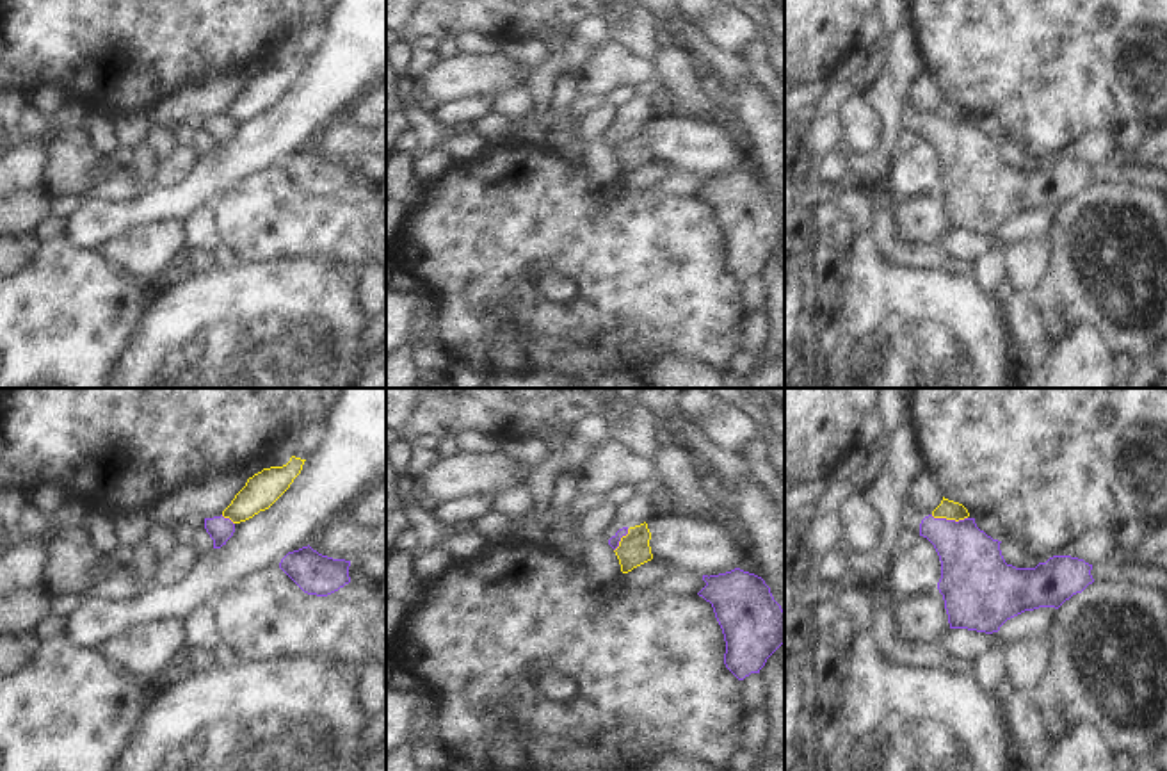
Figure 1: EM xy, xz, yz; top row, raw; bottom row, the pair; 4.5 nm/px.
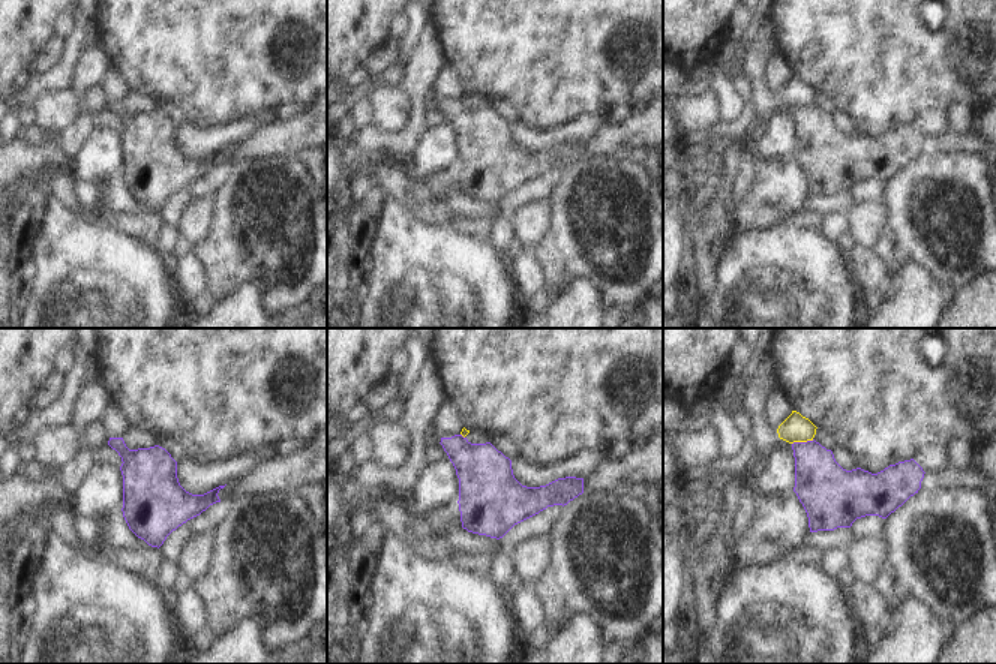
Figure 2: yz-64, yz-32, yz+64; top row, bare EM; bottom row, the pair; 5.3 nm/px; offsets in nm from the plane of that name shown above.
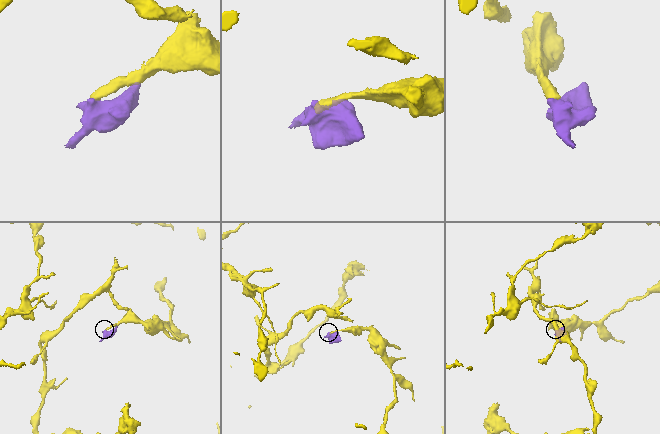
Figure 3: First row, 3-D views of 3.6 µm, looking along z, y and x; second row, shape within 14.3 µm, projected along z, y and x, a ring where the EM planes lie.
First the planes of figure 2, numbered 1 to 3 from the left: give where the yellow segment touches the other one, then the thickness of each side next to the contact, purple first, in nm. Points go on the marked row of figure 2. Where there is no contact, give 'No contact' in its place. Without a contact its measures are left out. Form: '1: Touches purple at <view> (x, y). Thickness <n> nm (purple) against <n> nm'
1: No contact
2: Touches purple at yz-32 (462, 436). Thickness 300 nm (purple) against 40 nm
3: Touches purple at yz+64 (803, 442). Thickness 280 nm (purple) against 150 nm

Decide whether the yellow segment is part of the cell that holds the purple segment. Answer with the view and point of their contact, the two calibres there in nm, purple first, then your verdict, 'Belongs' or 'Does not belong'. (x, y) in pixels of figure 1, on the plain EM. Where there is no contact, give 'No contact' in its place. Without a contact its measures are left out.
Touches purple at yz (949, 121). Thickness 280 nm (purple) against 90 nm. Does not belong

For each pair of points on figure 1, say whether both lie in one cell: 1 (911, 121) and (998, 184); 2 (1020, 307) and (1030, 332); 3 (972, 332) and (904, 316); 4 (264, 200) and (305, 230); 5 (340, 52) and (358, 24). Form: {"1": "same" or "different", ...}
{"1": "same", "2": "same", "3": "same", "4": "same", "5": "same"}

